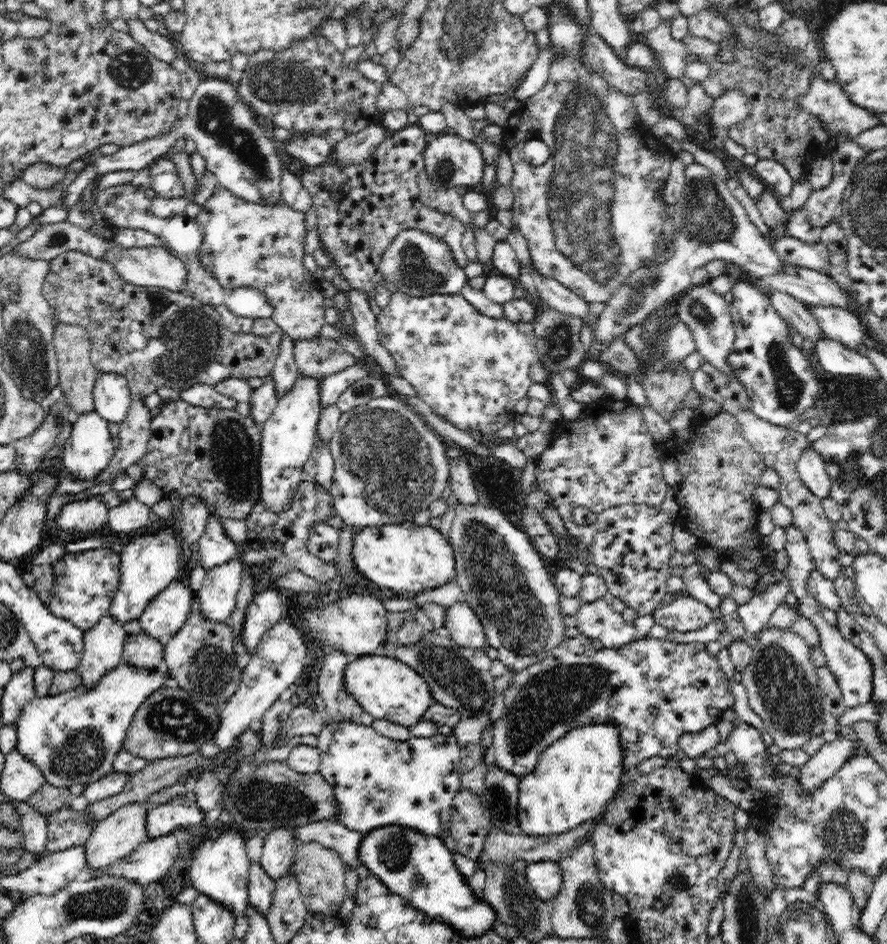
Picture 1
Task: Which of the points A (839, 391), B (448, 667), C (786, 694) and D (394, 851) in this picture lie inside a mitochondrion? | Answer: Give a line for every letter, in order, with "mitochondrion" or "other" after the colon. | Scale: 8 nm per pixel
A: other
B: mitochondrion
C: mitochondrion
D: mitochondrion

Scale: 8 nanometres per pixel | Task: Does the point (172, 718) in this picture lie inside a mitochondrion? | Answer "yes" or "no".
yes

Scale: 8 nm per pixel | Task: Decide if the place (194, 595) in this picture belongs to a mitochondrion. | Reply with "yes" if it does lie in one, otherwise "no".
no

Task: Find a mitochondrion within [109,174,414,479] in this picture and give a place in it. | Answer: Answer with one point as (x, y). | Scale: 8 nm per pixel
(192, 339)

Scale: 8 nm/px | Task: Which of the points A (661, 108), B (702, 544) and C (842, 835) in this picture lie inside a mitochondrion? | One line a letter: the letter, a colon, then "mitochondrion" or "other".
A: other
B: other
C: mitochondrion

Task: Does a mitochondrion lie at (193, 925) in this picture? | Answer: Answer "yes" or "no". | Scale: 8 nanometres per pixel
no

